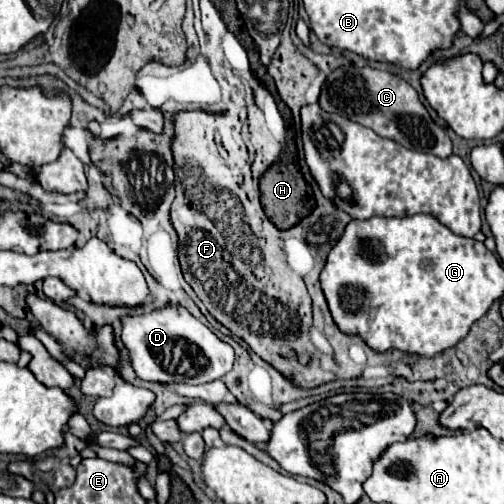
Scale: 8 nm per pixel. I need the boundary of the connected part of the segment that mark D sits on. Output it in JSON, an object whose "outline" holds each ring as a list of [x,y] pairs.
{"outline":[[[161,308],[161,310],[153,310],[149,314],[141,314],[141,316],[125,316],[123,318],[123,332],[121,332],[121,340],[125,344],[127,350],[131,350],[131,360],[133,360],[133,368],[137,372],[139,378],[149,380],[149,382],[159,382],[159,384],[179,384],[179,382],[187,382],[187,384],[205,384],[205,382],[213,382],[223,378],[235,360],[233,348],[219,340],[203,322],[199,322],[197,318],[193,318],[185,308]]]}

